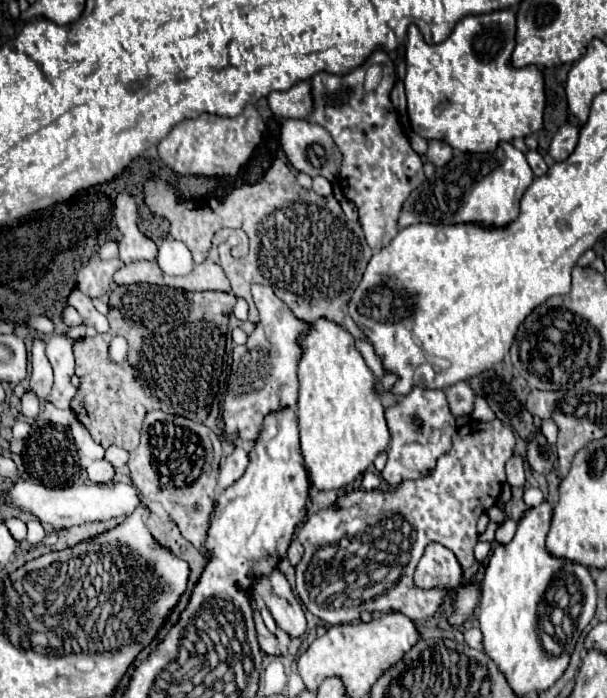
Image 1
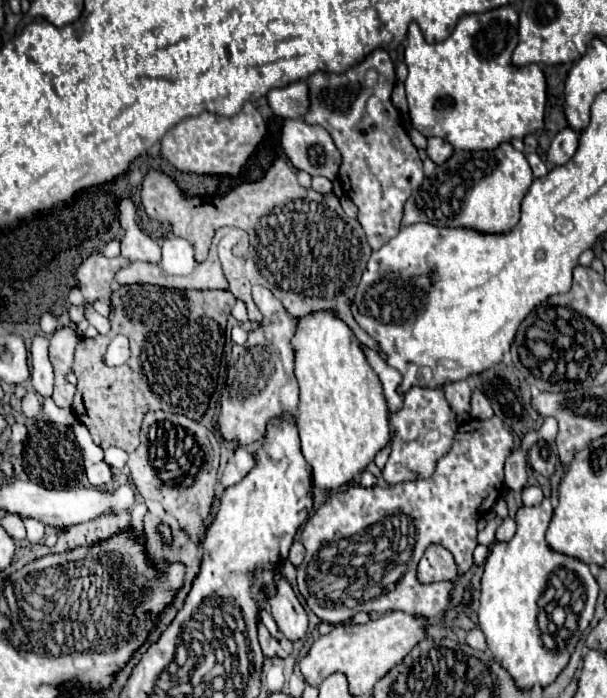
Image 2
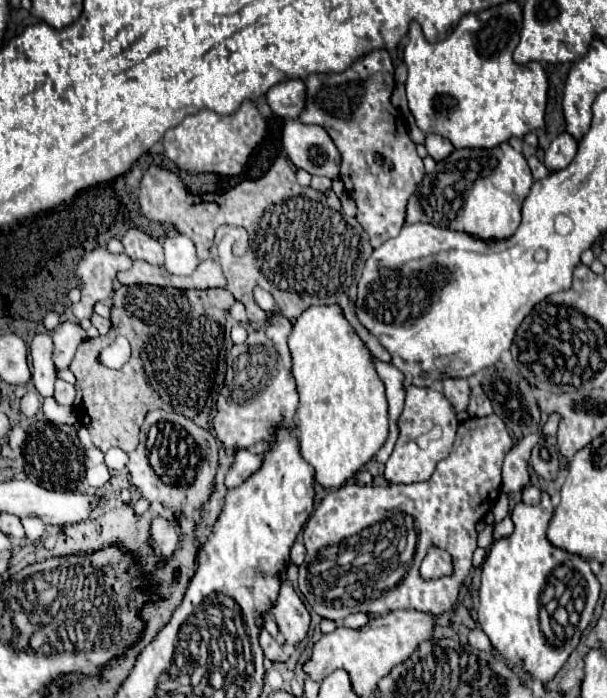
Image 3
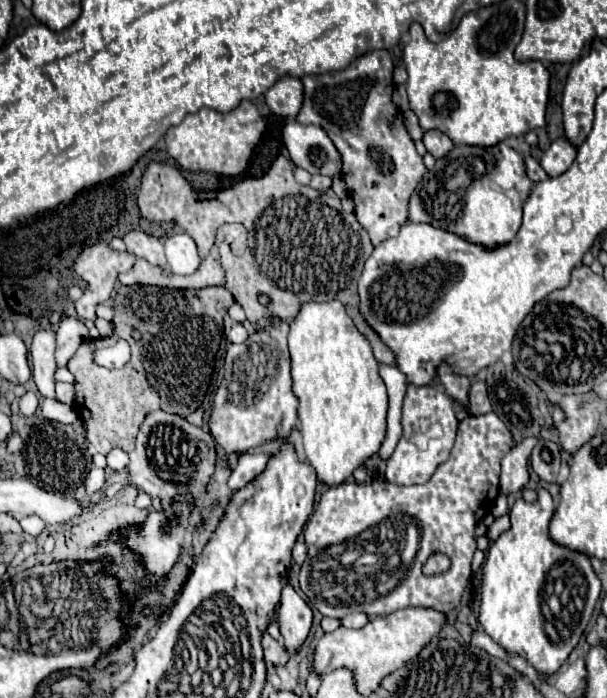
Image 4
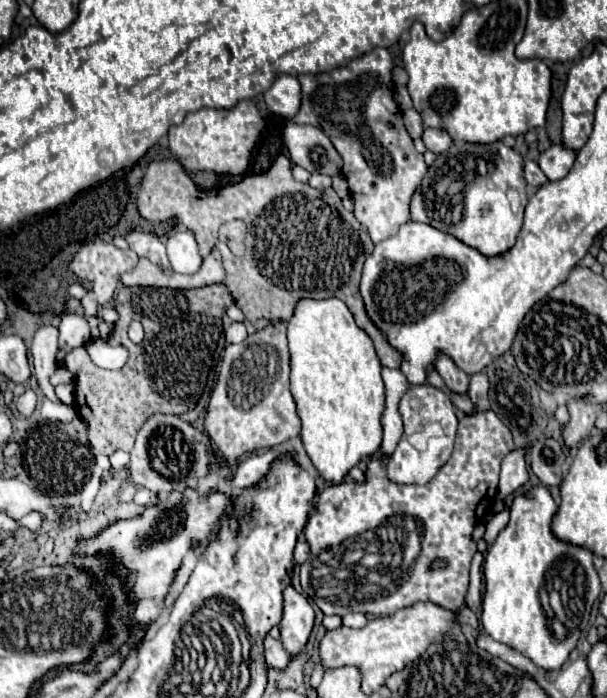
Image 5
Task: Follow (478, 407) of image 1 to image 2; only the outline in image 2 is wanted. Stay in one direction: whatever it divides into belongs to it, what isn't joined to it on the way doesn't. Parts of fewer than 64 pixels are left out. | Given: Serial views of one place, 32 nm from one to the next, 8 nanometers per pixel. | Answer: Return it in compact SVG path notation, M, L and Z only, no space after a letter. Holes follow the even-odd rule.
M474 388L474 392L472 392L472 402L470 402L470 416L484 420L484 418L490 418L492 414L494 414L494 412L492 412L492 406L490 406L488 398L486 398L478 388Z

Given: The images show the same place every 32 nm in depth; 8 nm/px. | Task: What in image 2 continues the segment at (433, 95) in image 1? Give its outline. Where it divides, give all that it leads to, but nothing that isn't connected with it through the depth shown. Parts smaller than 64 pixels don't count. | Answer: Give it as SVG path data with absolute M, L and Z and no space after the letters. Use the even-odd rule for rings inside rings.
M514 4L464 16L454 32L438 44L428 44L420 26L410 24L404 52L408 78L404 84L412 124L424 136L440 136L456 150L490 150L544 128L544 72L538 64L512 64L518 26L520 16Z

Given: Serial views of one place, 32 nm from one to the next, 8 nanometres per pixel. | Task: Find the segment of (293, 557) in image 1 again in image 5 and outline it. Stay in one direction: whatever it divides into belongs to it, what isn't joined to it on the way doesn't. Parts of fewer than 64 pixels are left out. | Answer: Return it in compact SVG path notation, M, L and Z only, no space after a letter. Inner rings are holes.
M300 536L298 544L296 544L296 550L294 550L294 560L298 564L304 564L308 558L310 558L310 544L304 540L304 536Z

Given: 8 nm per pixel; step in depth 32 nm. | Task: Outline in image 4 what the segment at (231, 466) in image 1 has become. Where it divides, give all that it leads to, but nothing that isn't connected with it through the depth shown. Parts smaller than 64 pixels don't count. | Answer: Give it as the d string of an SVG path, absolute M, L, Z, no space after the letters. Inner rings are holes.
M246 452L238 456L236 466L228 478L228 486L232 490L244 488L248 482L252 482L256 476L260 476L266 470L270 458L272 458L270 452Z

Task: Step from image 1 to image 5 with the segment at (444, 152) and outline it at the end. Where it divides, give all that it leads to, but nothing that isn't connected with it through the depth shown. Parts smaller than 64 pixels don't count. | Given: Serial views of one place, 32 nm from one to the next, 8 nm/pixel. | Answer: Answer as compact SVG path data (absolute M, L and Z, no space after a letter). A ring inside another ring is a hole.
M424 128L424 134L422 134L422 140L426 144L428 150L432 150L434 154L438 152L444 152L446 148L450 148L452 144L452 138L446 130L440 130L440 128Z

